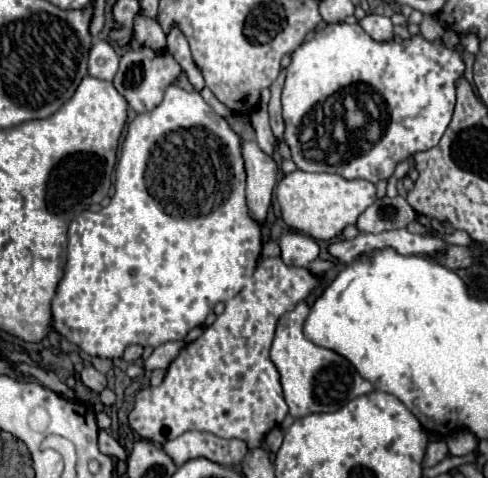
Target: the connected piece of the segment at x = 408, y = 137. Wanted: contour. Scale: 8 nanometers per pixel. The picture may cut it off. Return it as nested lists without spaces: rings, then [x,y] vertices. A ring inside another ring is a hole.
[[[347,22],[327,24],[325,28],[315,30],[315,34],[309,40],[305,40],[291,54],[291,62],[287,66],[287,76],[285,76],[283,94],[281,94],[283,120],[285,120],[285,142],[291,148],[293,162],[303,172],[331,172],[331,174],[339,174],[347,180],[361,178],[361,180],[369,180],[373,184],[377,184],[379,180],[389,180],[399,162],[411,160],[415,156],[415,152],[425,152],[427,148],[435,148],[435,144],[439,144],[443,132],[447,130],[447,126],[451,122],[451,116],[455,110],[455,84],[463,76],[463,72],[465,72],[463,54],[457,48],[445,46],[441,38],[437,38],[435,42],[429,42],[421,34],[415,34],[401,42],[379,42],[379,40],[373,40],[357,22],[355,24],[347,24]]]

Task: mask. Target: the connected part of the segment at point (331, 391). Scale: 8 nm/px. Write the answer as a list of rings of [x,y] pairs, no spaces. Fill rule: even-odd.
[[[299,302],[291,312],[285,312],[279,318],[271,346],[271,360],[279,370],[285,402],[293,418],[303,418],[313,412],[335,412],[343,408],[343,404],[373,390],[373,384],[361,378],[349,360],[305,338],[303,324],[307,320],[307,312],[307,302]]]

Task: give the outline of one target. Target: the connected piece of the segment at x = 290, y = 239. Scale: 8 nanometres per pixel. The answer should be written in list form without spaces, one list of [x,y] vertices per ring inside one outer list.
[[[289,232],[281,236],[281,258],[287,266],[309,266],[319,256],[319,246],[311,236]]]

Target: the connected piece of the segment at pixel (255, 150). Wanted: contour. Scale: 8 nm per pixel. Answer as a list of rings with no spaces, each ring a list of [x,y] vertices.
[[[243,142],[243,158],[247,170],[247,206],[257,224],[263,224],[271,206],[271,194],[277,184],[277,162],[267,156],[255,142]]]

